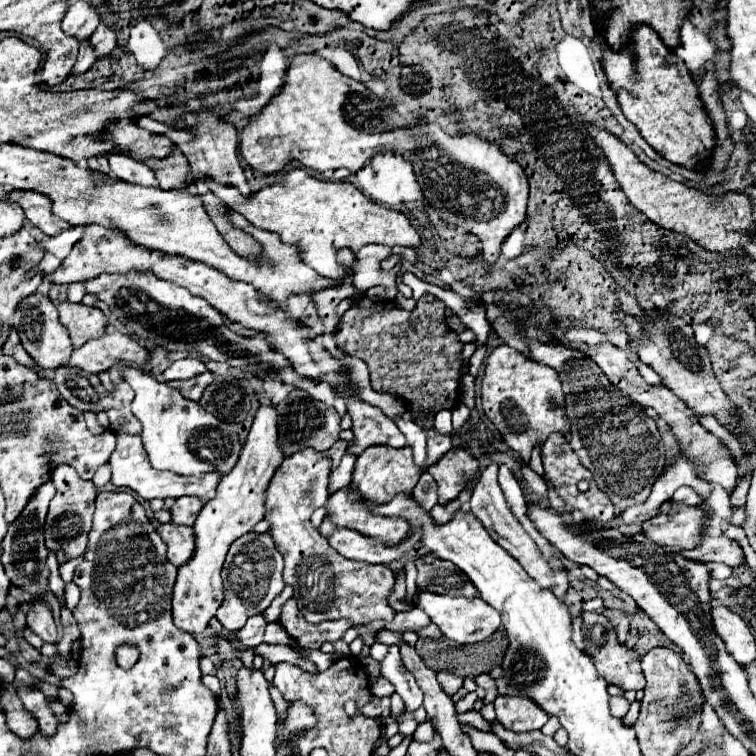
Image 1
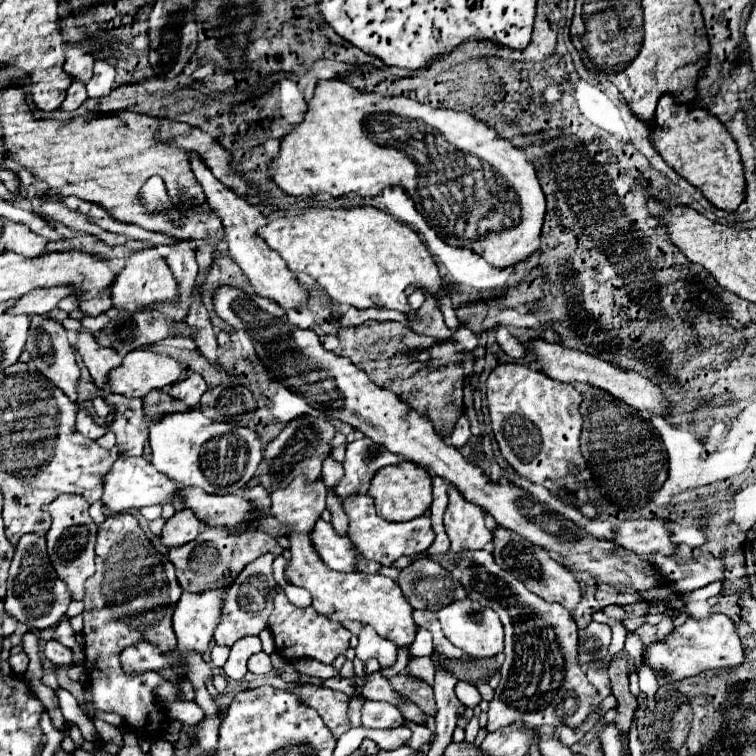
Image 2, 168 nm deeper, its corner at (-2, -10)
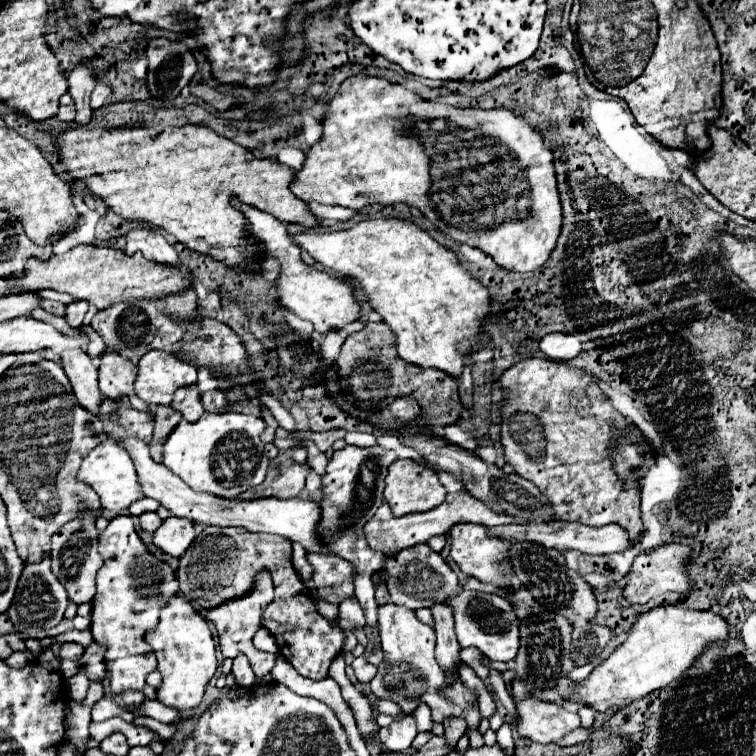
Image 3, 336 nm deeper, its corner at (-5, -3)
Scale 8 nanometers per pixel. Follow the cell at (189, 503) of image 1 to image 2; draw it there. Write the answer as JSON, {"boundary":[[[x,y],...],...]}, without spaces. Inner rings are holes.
{"boundary":[[[181,509],[177,511],[163,527],[161,541],[165,547],[179,547],[189,541],[193,541],[199,535],[201,521],[191,509]]]}

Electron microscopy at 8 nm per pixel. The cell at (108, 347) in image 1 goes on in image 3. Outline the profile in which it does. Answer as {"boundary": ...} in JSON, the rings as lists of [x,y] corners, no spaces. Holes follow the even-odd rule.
{"boundary":[[[152,350],[138,364],[136,396],[150,406],[170,406],[174,392],[198,382],[198,368],[184,364],[174,354]]]}

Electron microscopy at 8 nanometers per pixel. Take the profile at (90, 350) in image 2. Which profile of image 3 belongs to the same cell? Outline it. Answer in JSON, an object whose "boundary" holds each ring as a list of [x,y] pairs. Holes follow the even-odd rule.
{"boundary":[[[114,352],[102,354],[102,358],[100,358],[100,390],[102,390],[102,394],[114,402],[120,400],[122,396],[126,396],[128,400],[134,402],[134,404],[130,404],[130,408],[148,412],[150,406],[136,402],[138,400],[138,396],[134,392],[136,374],[138,374],[138,368],[128,358],[122,358],[120,354],[114,354]]]}

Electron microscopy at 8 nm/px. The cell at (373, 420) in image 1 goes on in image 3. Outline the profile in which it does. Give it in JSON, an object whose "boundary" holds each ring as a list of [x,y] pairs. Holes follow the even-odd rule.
{"boundary":[[[344,446],[342,450],[334,452],[330,458],[326,472],[322,476],[322,498],[318,500],[320,506],[320,522],[318,522],[318,540],[328,546],[328,550],[354,566],[354,586],[356,586],[356,598],[360,600],[360,606],[366,614],[366,624],[376,628],[378,622],[378,604],[374,600],[374,584],[370,576],[380,570],[384,562],[382,552],[374,552],[366,538],[364,538],[364,524],[376,514],[376,510],[384,502],[384,478],[388,474],[388,466],[396,460],[394,452],[372,446],[372,448],[358,448],[358,446]]]}

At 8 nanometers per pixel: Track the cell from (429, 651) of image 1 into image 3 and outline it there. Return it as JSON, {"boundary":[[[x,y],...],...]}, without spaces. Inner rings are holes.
{"boundary":[[[452,718],[443,724],[446,742],[450,747],[455,748],[458,740],[465,734],[467,724],[462,718]]]}

